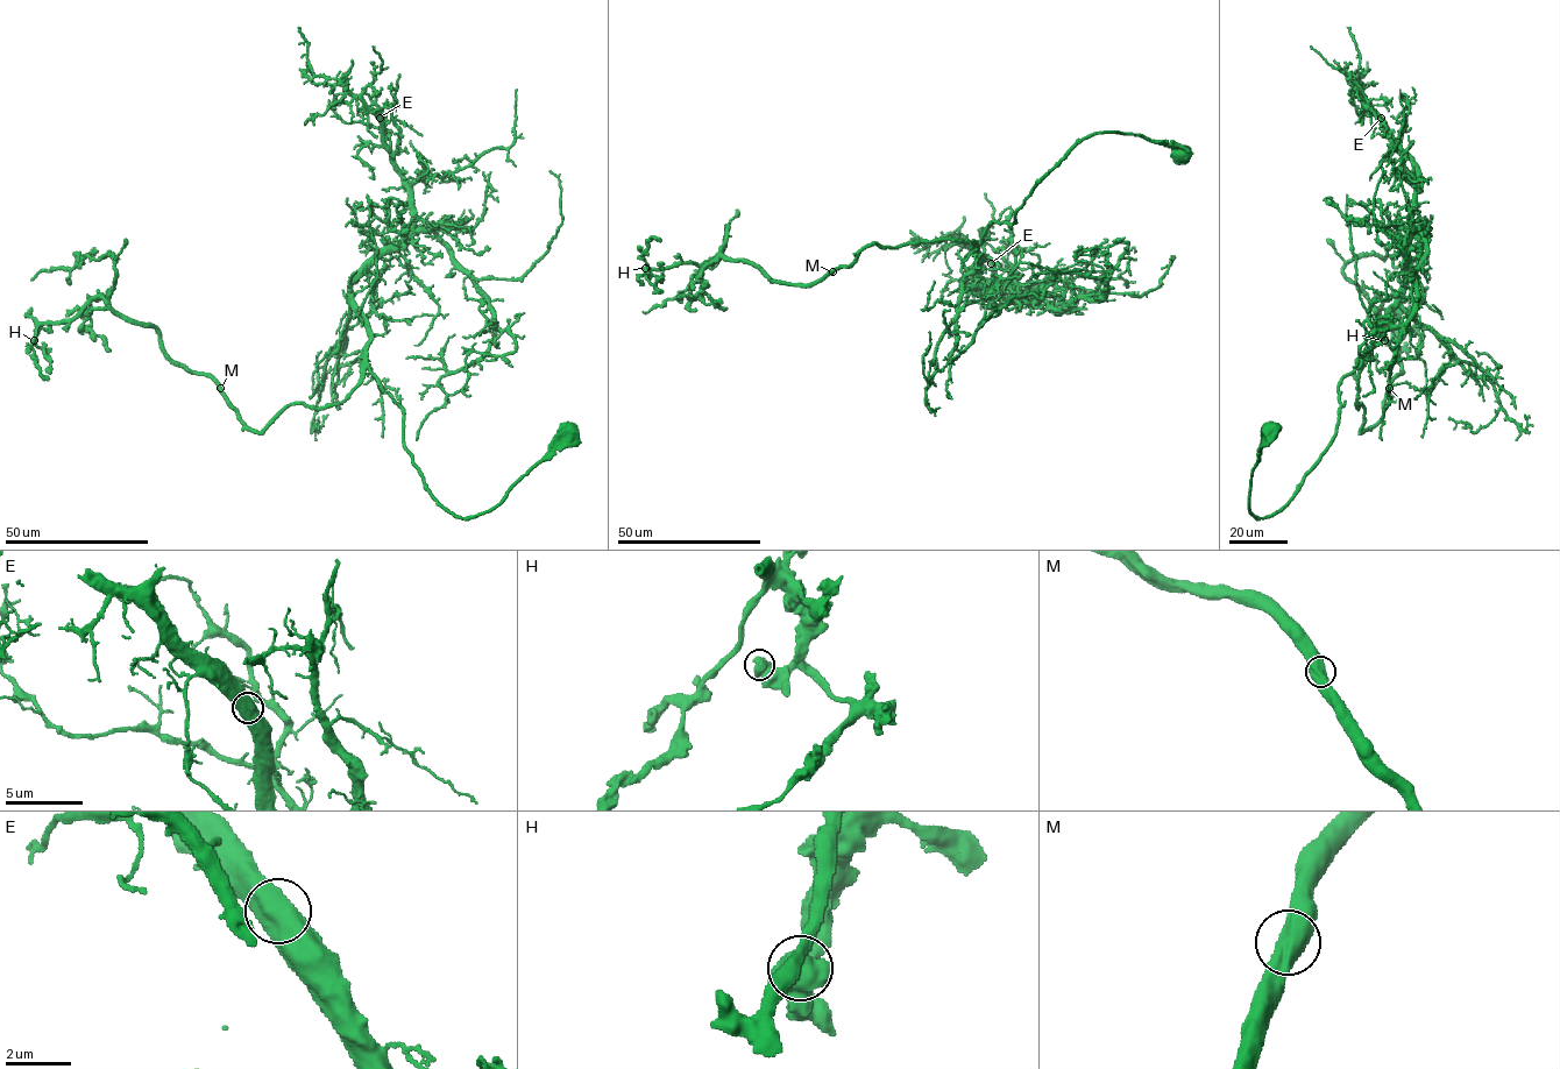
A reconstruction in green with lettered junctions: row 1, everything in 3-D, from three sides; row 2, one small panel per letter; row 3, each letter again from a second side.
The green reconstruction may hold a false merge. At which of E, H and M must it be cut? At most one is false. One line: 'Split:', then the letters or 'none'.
Split: none

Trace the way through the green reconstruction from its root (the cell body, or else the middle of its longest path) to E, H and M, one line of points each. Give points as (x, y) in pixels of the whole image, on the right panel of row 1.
E: (1268, 427), (1249, 491), (1259, 517), (1289, 502), (1333, 438), (1339, 384), (1404, 281), (1417, 170), (1381, 118)
H: (1268, 427), (1259, 517), (1300, 488), (1359, 368), (1360, 431), (1381, 419), (1402, 362), (1375, 298), (1384, 340)
M: (1268, 427), (1249, 491), (1259, 517), (1289, 502), (1333, 438), (1345, 376), (1360, 368), (1361, 432), (1388, 389)

